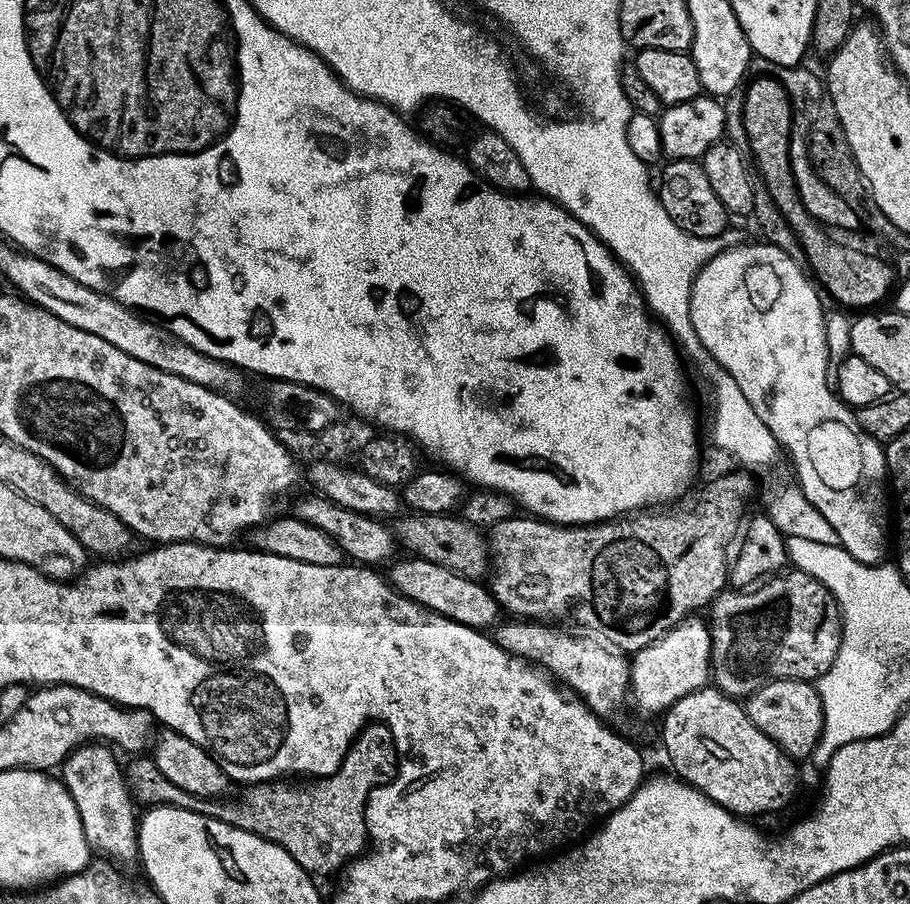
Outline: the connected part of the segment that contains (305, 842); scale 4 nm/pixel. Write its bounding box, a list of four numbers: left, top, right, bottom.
[126,722,400,882]

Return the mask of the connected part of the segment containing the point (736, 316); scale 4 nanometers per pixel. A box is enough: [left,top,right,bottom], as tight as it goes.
[690,242,890,564]

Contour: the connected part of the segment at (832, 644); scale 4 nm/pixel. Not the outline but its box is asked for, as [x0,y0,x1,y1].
[710,570,844,698]

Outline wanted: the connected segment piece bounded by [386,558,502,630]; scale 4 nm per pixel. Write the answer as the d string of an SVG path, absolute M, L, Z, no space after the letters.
M419 558L404 559L408 560L397 559L387 569L386 576L392 587L406 598L421 604L431 612L437 612L447 620L471 628L488 630L488 627L491 629L497 623L496 615L501 615L502 609L492 597L491 591L481 581L471 580L462 574L454 574L454 570L446 570L446 566L437 566L434 562L426 562Z

